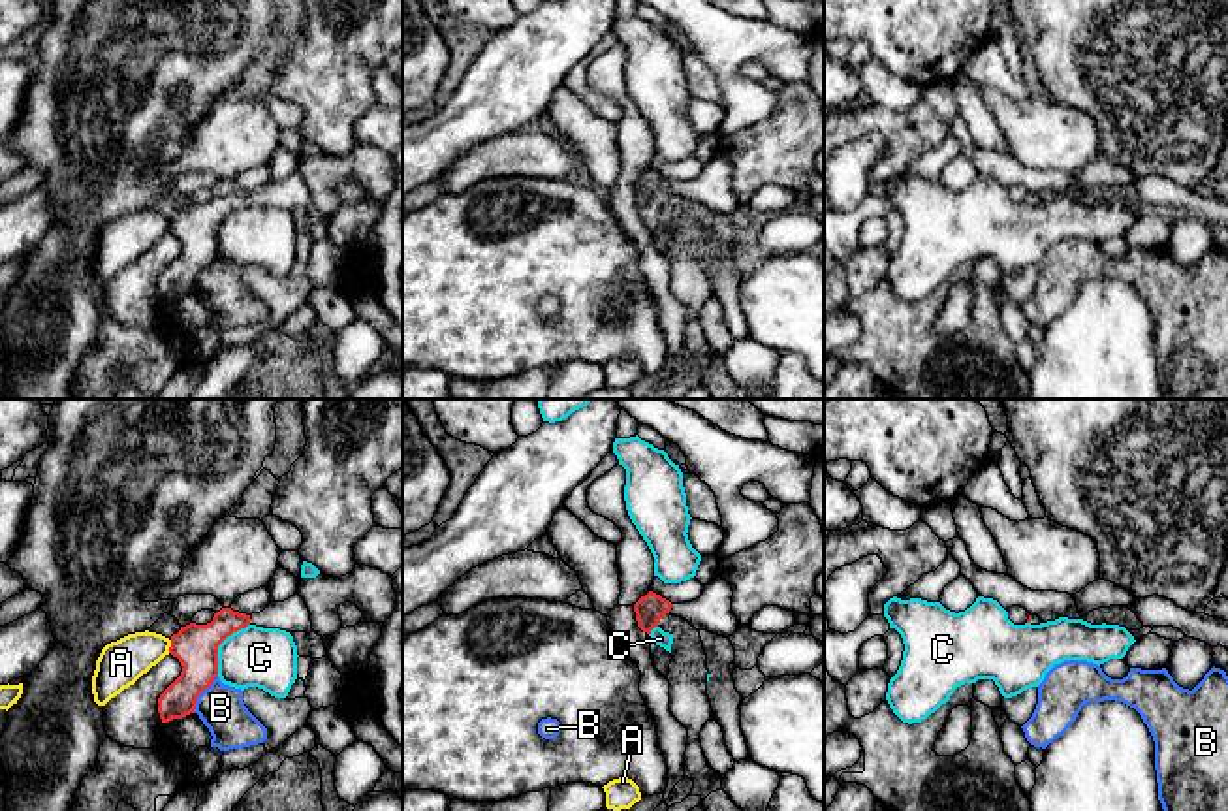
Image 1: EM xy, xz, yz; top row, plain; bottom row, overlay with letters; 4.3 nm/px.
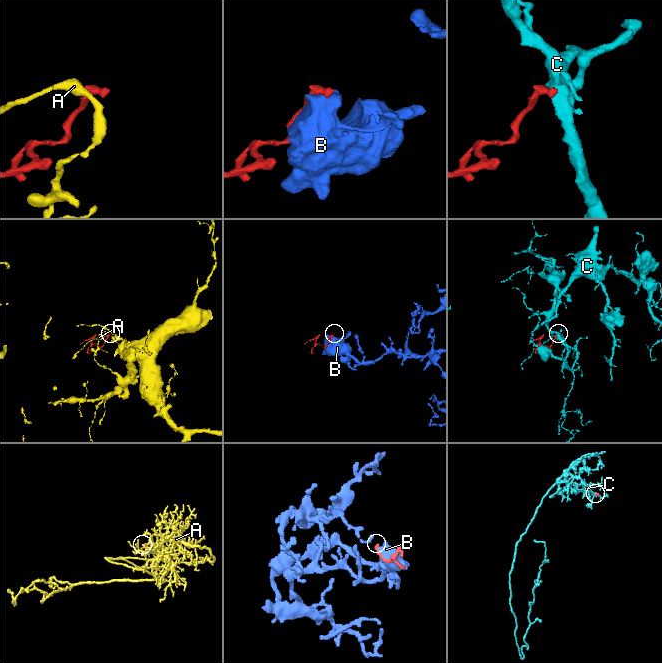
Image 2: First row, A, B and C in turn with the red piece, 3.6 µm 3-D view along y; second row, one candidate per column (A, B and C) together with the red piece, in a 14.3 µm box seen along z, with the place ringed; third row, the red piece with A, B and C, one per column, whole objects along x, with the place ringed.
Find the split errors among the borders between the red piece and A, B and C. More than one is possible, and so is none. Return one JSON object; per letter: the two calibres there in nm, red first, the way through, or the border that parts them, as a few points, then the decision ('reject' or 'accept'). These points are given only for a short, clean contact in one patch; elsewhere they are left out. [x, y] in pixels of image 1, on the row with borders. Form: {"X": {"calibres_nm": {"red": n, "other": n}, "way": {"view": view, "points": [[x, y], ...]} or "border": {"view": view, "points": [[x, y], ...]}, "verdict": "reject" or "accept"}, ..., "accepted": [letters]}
{"A": {"calibres_nm": {"red": 190, "other": 200}, "border": {"view": "xy", "points": [[172, 640], [168, 651]]}, "verdict": "reject"}, "B": {"calibres_nm": {"red": 190, "other": 200}, "verdict": "reject"}, "C": {"calibres_nm": {"red": 190, "other": 260}, "border": {"view": "xy", "points": [[249, 623], [234, 631], [219, 646], [217, 674]]}, "verdict": "reject"}, "accepted": []}

